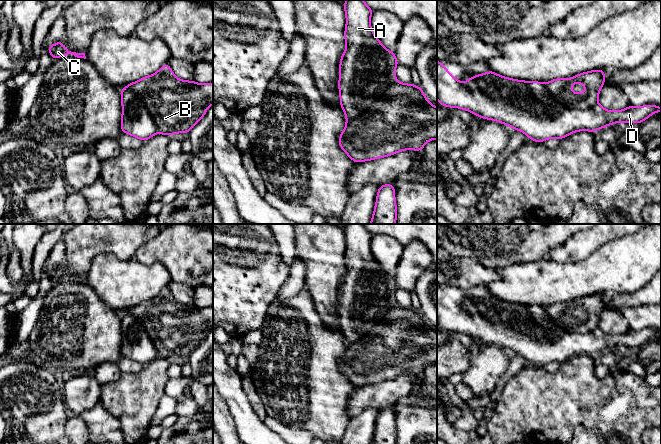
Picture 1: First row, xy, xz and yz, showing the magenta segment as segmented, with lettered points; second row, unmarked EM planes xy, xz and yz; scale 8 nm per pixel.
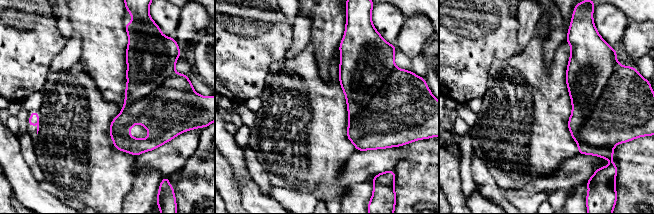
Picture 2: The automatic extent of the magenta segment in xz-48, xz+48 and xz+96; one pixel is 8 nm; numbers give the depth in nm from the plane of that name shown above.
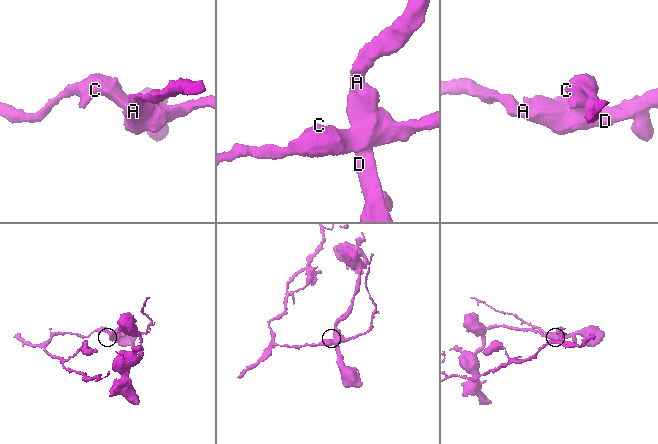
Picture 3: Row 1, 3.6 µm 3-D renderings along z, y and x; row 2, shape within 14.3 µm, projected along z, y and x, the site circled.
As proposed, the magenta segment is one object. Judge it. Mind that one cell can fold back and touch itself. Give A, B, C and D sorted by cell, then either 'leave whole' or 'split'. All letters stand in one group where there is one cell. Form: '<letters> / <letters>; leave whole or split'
A D / B C; split

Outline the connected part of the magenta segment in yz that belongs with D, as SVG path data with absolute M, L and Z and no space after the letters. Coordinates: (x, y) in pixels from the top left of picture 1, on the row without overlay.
M437 285L437 324L441 330L460 332L470 337L487 343L495 344L499 347L512 351L515 354L523 356L534 366L543 366L550 362L563 363L568 359L578 355L594 356L618 346L642 347L653 337L661 336L661 331L657 329L643 329L627 332L619 335L605 334L600 328L595 327L593 331L585 334L571 333L560 328L548 315L544 307L538 305L522 305L501 300L488 294L485 298L477 298L468 302L467 306L458 305L440 285Z

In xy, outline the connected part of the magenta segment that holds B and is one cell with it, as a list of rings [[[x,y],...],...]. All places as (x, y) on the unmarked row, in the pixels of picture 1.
[[[165,287],[156,297],[125,311],[141,322],[157,350],[158,356],[165,360],[189,357],[213,328],[213,307],[198,308],[194,304],[181,304],[174,299],[168,287]]]

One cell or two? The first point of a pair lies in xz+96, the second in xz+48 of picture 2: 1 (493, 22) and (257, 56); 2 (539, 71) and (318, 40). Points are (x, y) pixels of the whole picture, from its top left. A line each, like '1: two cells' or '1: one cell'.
1: one cell
2: two cells

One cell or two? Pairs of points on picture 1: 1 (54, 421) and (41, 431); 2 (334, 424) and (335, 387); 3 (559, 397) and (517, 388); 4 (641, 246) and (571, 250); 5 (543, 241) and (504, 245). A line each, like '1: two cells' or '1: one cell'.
1: one cell
2: one cell
3: one cell
4: two cells
5: one cell

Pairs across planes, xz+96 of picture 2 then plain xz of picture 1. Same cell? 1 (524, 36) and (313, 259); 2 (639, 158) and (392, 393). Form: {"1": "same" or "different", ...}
{"1": "different", "2": "different"}

